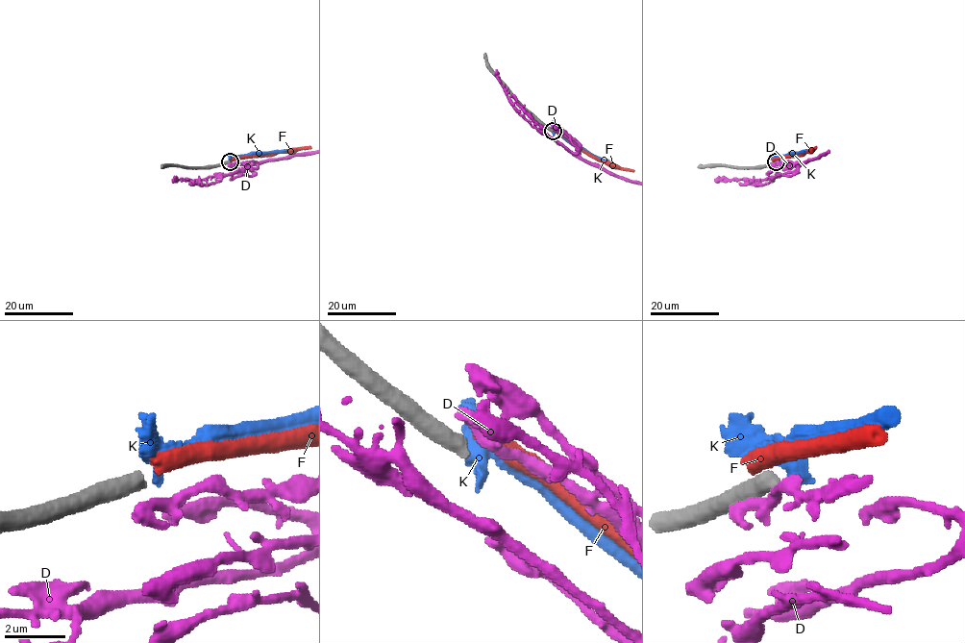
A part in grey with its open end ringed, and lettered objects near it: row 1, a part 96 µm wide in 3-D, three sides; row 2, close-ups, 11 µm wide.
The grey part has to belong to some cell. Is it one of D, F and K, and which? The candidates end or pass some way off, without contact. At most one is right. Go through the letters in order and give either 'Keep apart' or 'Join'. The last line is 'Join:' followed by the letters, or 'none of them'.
D: Keep apart
F: Keep apart
K: Keep apart
Join: none of them

